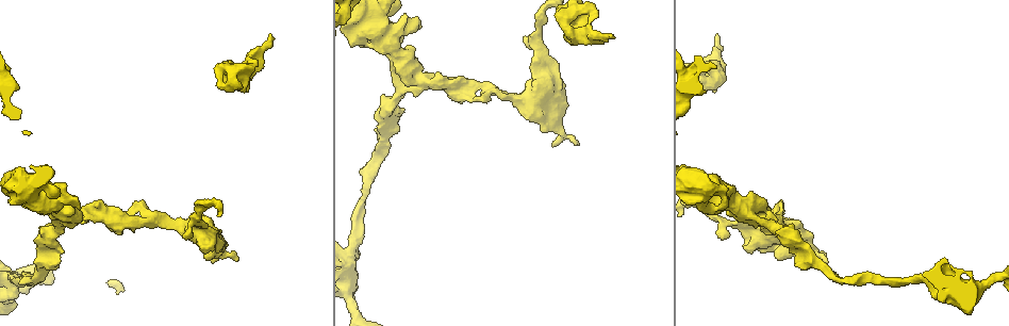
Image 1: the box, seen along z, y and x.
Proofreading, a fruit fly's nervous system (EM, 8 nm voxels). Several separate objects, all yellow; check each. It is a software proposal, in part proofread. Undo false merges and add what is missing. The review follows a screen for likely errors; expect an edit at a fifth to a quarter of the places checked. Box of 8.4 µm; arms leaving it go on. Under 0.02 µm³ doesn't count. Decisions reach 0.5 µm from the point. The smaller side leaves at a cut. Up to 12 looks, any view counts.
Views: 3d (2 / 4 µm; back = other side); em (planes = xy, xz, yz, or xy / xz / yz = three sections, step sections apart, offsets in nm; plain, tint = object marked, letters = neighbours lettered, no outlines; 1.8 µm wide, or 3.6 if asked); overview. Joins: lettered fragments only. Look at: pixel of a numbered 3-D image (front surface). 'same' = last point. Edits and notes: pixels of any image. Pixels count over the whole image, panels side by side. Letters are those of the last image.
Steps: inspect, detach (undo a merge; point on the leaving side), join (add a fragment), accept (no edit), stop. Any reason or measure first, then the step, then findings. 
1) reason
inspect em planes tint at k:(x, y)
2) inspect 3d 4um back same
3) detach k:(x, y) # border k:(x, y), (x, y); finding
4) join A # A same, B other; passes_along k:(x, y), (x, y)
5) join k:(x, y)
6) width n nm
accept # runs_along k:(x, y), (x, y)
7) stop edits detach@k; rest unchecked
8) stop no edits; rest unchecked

calibre changes
inspect em 3.6um planes letters at 1:(701, 184)

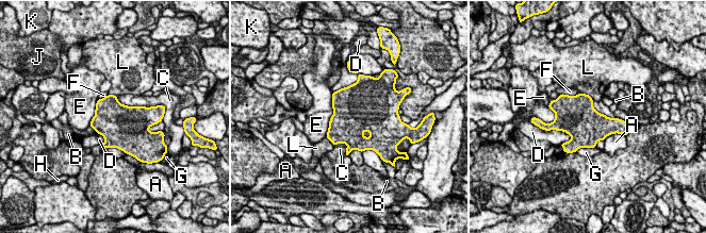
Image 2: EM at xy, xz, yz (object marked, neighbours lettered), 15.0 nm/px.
width 600 nm
accept # A other, B other, C other, D other, E other, F other, G other, H other, J other, K other, L other; border 2:(116, 98), (128, 105), (145, 106); continuous, no second neuron

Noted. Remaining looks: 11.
sudden change in width
inspect em 3.6um xz step 8 tint at 1:(752, 209)

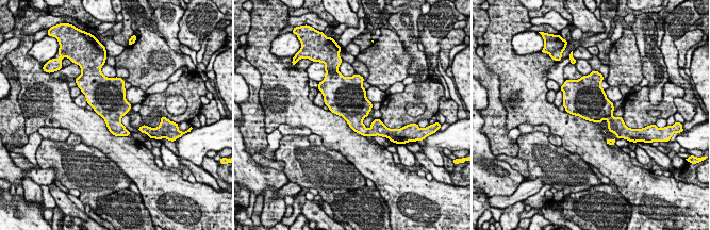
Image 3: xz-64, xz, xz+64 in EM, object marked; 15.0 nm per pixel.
what lies round it
inspect em 3.6um xz step 8 letters same

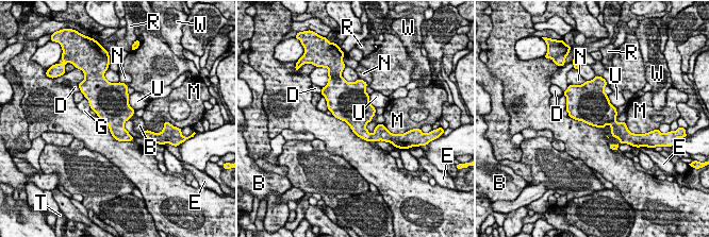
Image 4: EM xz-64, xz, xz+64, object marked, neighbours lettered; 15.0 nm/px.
accept # B other, D other, E other, G other, M other, N other, R other, T other, U other, W other; border 4:(151, 131), (145, 130), (141, 134); continuous, no second neuron

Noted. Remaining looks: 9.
inspect 3d 2um at 1:(140, 200)

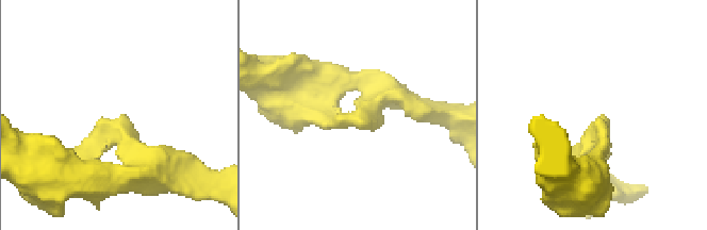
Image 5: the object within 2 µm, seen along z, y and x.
now the EM
inspect em yz step 4 letters at 5:(606, 117)

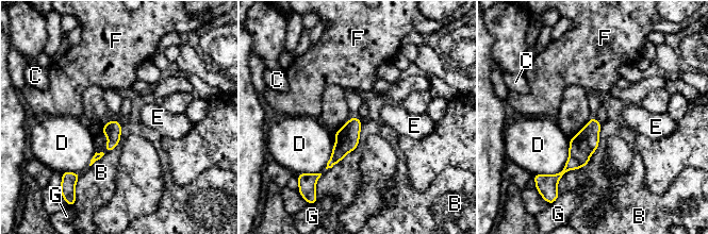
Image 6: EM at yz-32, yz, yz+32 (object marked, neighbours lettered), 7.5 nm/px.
accept # B other, C other, D other, E other, F other, G other; border 6:(602, 124), (590, 161), (561, 178); none of them fits

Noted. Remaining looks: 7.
free end
inspect em yz step 4 tint at 1:(789, 254)

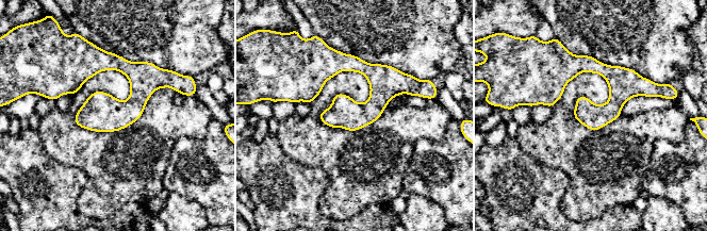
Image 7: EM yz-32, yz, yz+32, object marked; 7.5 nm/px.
inspect em planes letters same

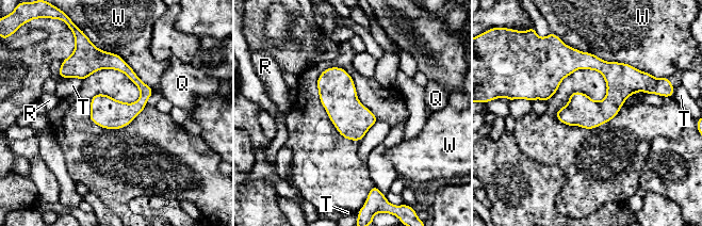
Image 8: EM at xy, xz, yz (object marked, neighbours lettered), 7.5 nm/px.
accept # Q other, R other, T other, W other; border 8:(567, 45), (655, 78); no lettered fragment goes on from it

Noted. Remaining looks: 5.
thick turns thin
inspect em xy step 8 tint at 1:(11, 277)

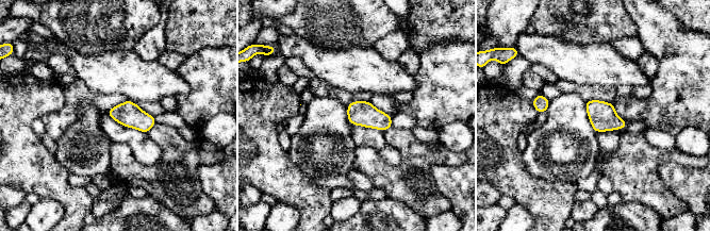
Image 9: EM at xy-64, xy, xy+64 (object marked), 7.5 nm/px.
another direction
inspect em planes letters same

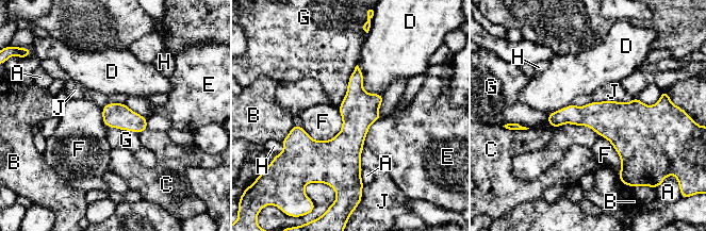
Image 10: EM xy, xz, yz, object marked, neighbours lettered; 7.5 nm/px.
longest_contact J 400 nm
accept # A other, B other, C other, D other, E other, F other, G other, H other, J other; border 10:(343, 120), (328, 139), (301, 126); all the same neuron

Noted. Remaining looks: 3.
stop no edits; rest unchecked

